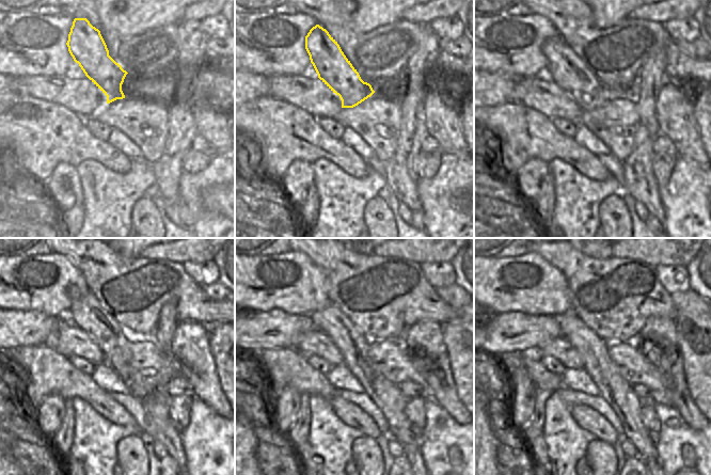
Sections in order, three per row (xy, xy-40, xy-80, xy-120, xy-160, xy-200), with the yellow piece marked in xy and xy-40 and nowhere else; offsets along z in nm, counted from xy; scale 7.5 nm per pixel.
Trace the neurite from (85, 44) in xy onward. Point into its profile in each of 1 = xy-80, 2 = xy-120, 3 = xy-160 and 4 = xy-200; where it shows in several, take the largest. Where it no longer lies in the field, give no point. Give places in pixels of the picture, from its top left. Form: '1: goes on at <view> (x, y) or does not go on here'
1: goes on at xy-80 (567, 70)
2: goes on at xy-120 (88, 315)
3: goes on at xy-160 (346, 336)
4: goes on at xy-200 (614, 389)

